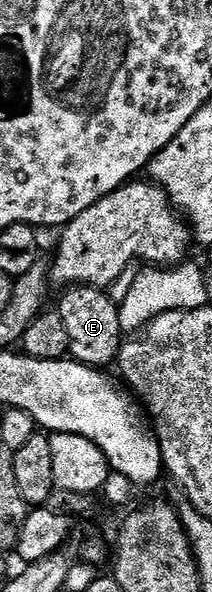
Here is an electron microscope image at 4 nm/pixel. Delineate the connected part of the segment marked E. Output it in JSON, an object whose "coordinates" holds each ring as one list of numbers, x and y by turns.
{"coordinates":[[73,285,63,290,64,295,58,306,62,322,66,323,70,337,70,357,82,365,108,367,120,355,120,347,126,340,126,334,119,322,120,306,112,301,108,291,95,289,93,285]]}

